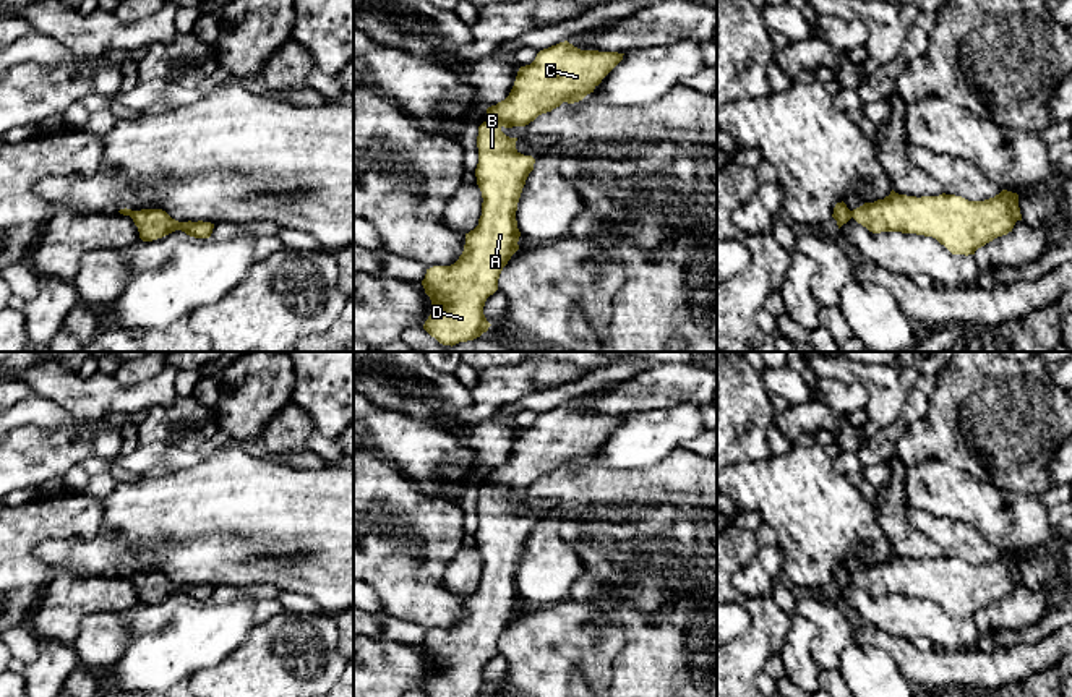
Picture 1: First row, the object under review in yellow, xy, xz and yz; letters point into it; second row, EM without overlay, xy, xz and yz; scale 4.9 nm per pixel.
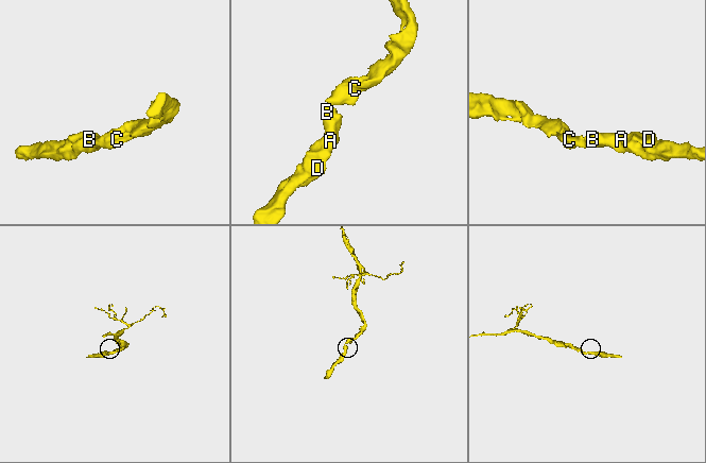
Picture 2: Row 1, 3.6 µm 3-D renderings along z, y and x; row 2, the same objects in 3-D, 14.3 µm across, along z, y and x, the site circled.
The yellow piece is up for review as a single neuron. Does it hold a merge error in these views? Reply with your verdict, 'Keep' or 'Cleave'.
Keep

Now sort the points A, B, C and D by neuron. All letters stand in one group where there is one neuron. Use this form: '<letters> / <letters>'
A B C D

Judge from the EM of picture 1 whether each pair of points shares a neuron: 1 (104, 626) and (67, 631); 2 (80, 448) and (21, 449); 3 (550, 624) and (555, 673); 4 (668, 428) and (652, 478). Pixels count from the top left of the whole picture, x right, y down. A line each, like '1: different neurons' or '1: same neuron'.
1: different neurons
2: same neuron
3: same neuron
4: different neurons

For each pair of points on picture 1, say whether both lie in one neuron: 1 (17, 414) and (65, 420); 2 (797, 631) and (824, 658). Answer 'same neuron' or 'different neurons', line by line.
1: same neuron
2: different neurons

